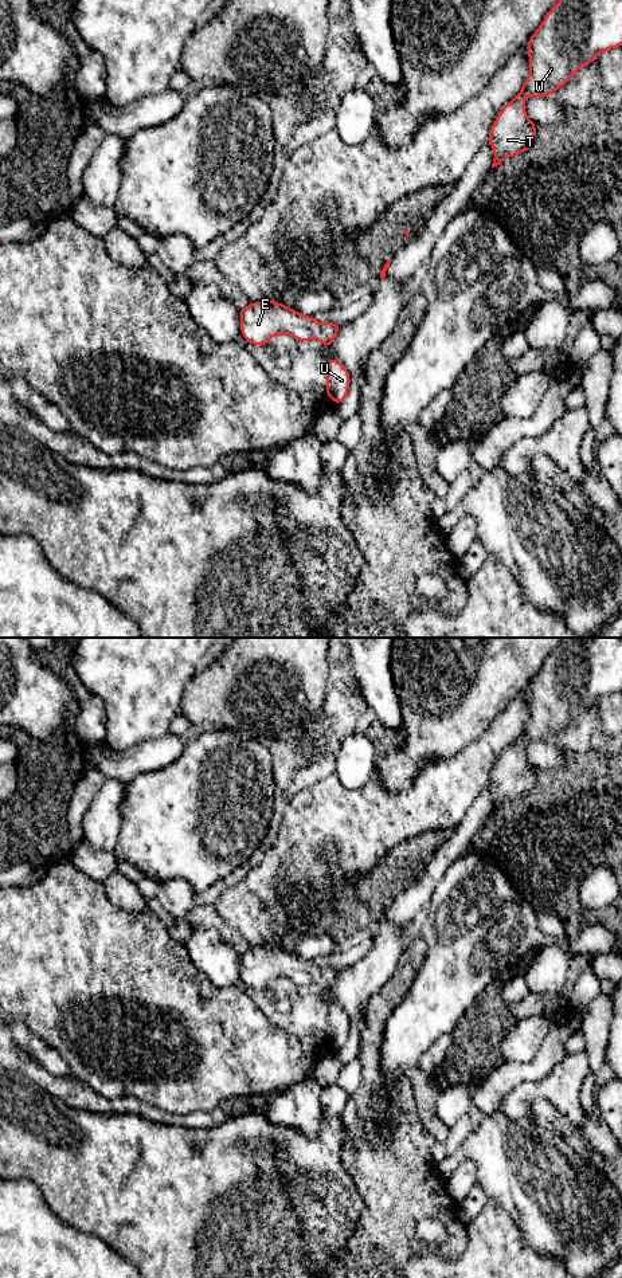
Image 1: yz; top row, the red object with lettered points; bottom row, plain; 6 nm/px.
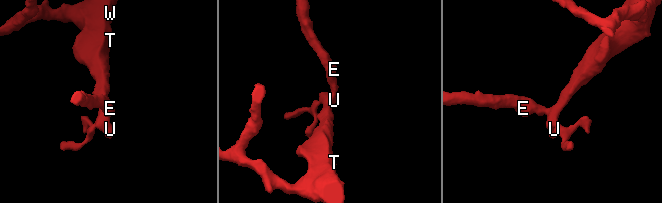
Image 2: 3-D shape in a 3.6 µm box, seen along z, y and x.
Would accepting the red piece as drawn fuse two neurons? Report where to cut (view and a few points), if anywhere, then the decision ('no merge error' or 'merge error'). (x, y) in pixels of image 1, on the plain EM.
cut none; no merge error

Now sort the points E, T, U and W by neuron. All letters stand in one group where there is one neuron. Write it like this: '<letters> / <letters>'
E T U W

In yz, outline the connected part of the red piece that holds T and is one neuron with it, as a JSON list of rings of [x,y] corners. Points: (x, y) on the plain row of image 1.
[[[564,638],[527,686],[528,722],[490,772],[492,812],[535,787],[537,768],[525,758],[524,740],[552,741],[580,710],[617,691],[622,691],[622,638]]]

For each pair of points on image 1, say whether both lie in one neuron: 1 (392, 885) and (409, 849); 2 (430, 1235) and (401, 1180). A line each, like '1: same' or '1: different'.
1: same
2: different

